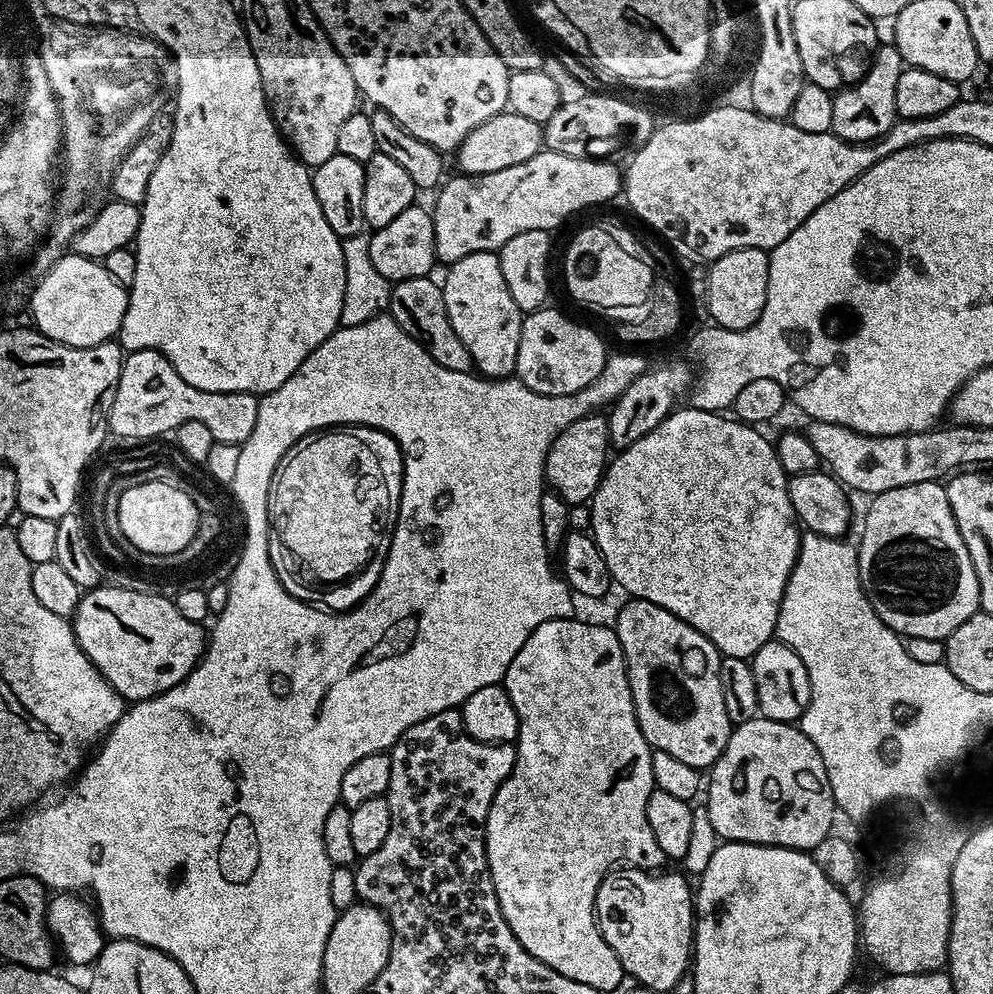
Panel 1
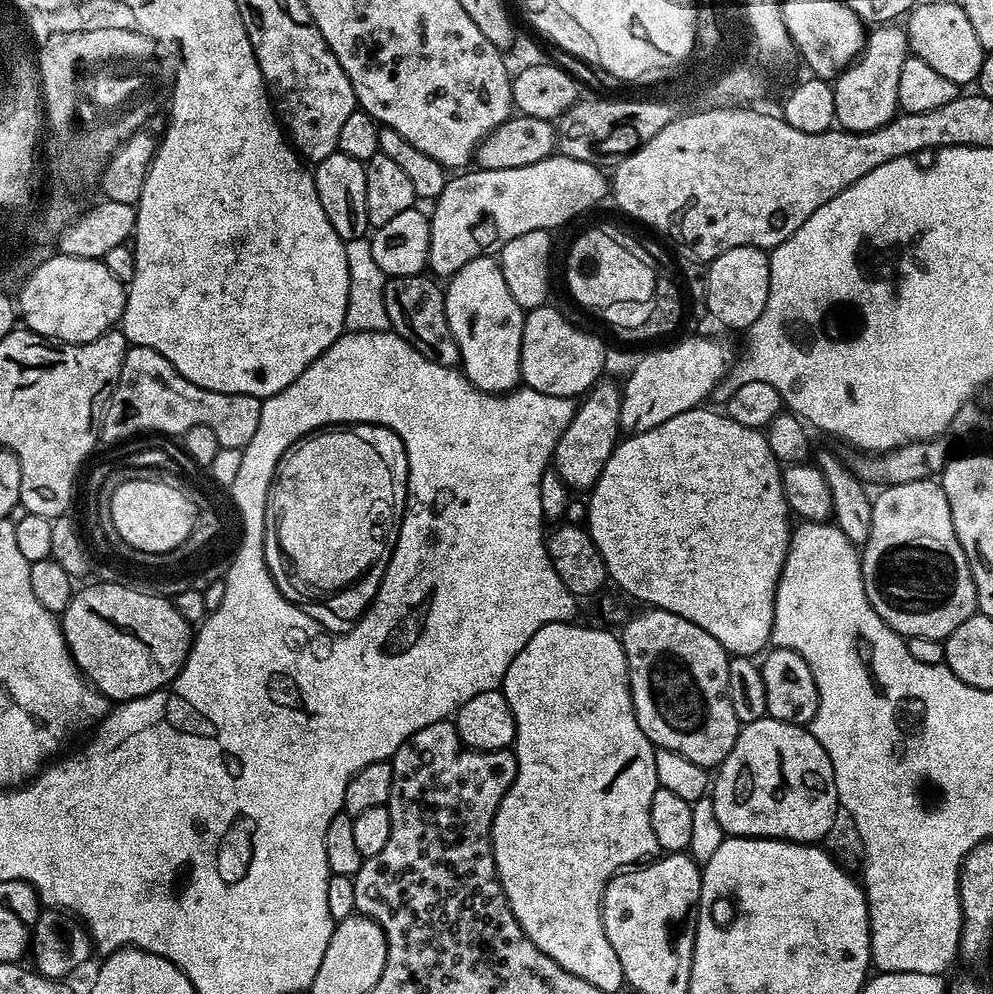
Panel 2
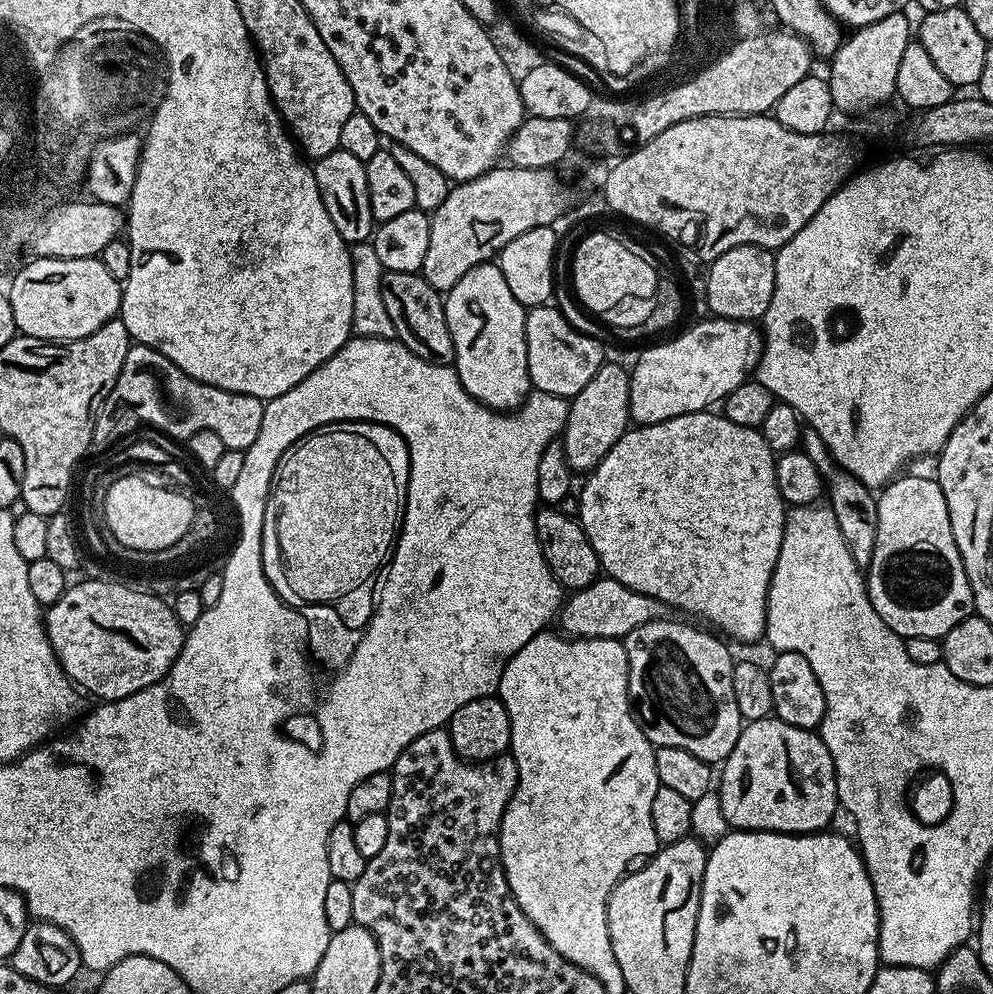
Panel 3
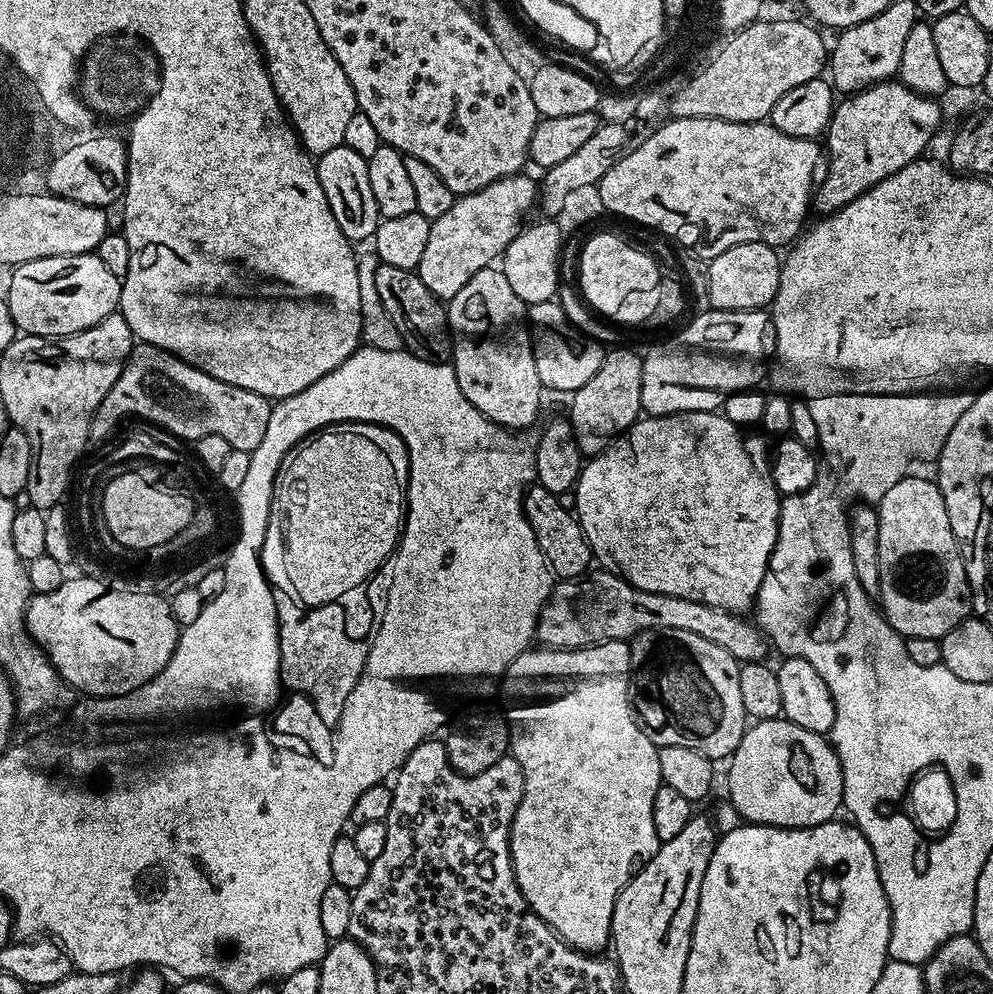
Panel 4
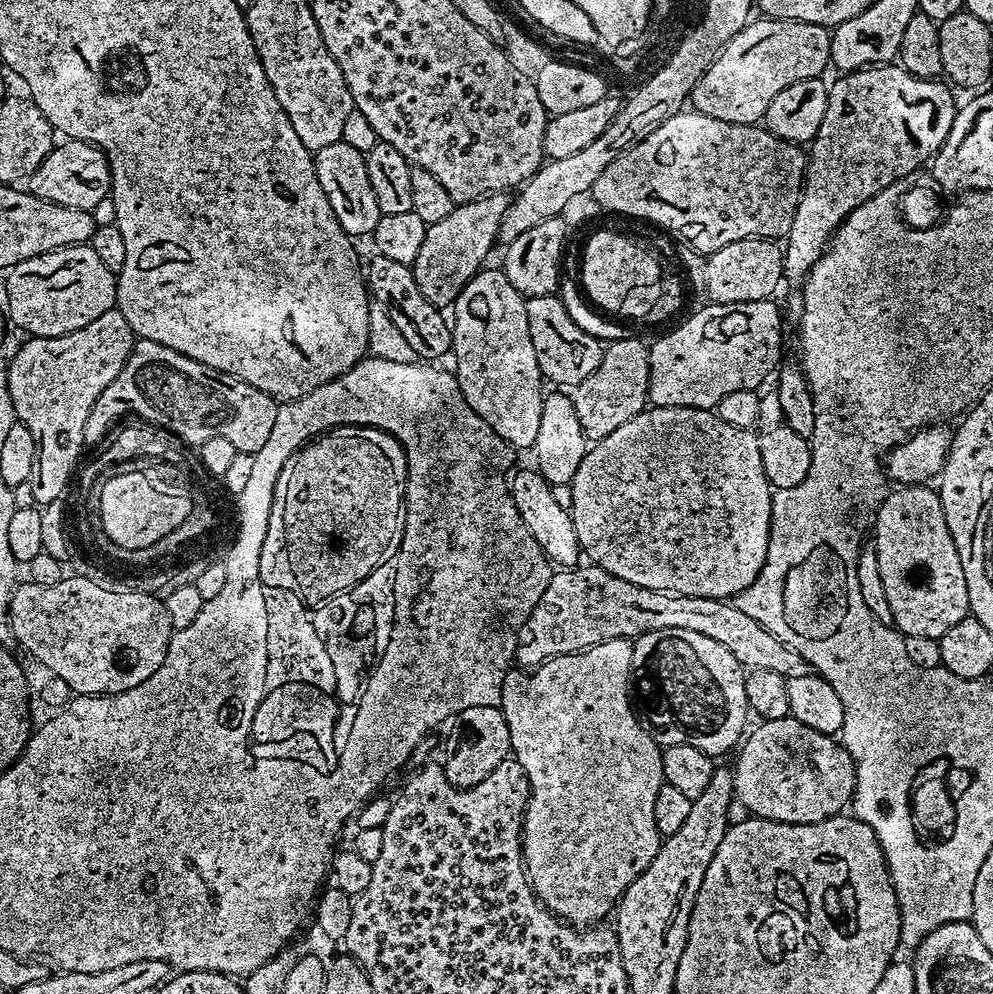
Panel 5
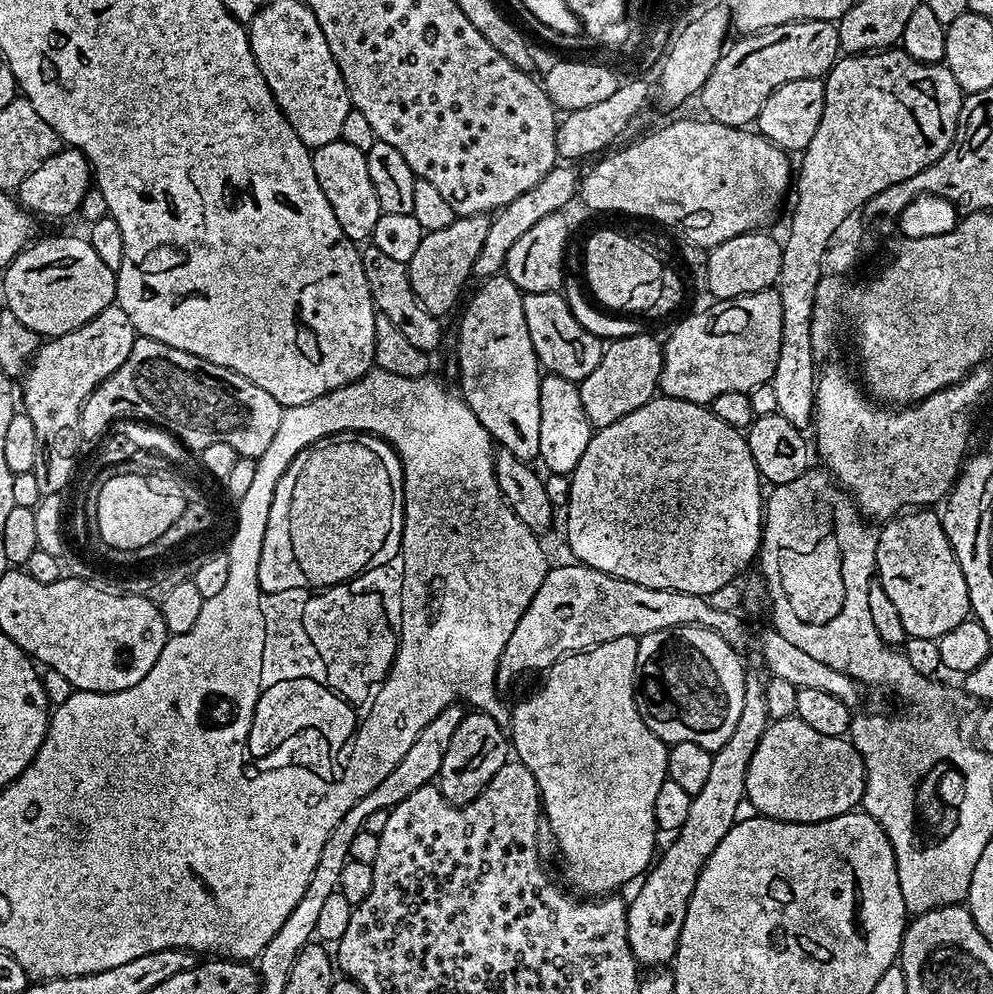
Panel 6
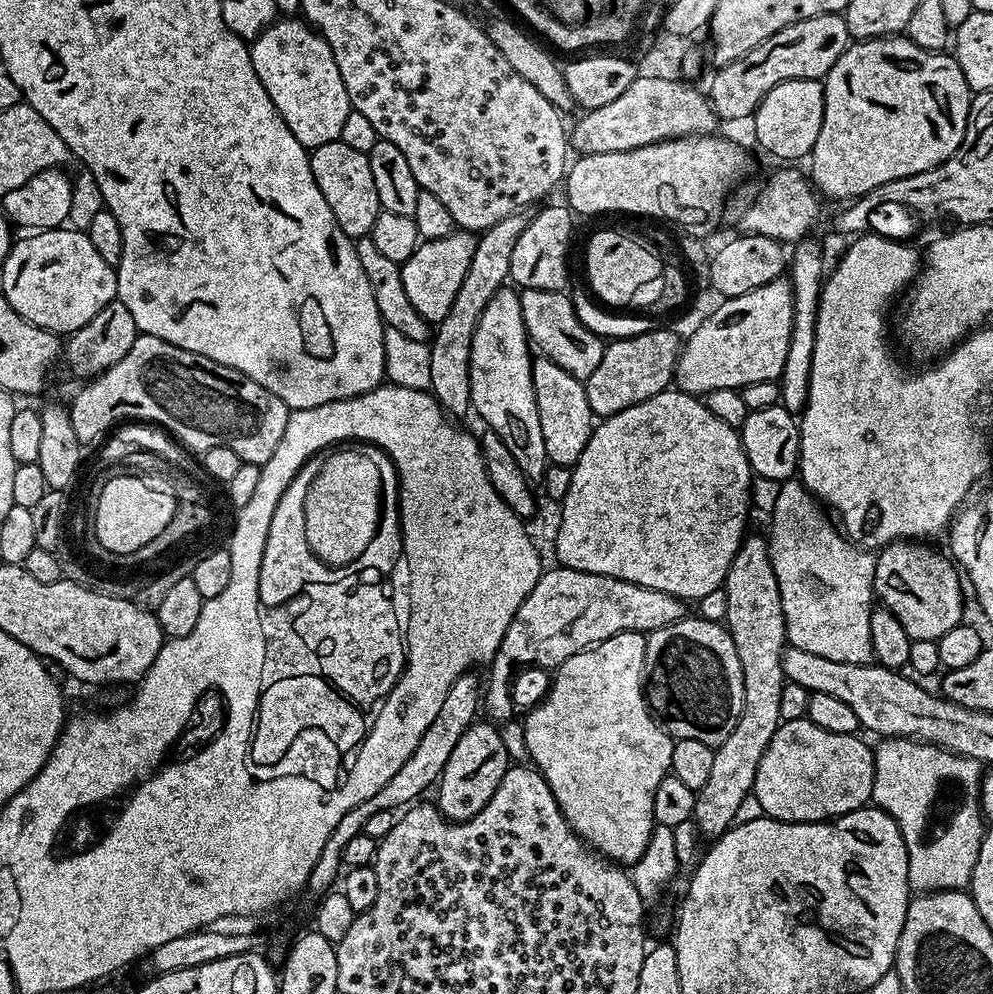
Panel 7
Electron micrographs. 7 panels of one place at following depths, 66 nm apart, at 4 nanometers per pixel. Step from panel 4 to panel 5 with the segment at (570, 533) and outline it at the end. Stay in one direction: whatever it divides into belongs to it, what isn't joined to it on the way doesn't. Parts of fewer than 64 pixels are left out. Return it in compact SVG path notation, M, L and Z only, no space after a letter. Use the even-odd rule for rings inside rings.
M535 467L520 468L516 473L511 473L506 487L512 495L512 504L518 509L520 520L526 522L526 530L538 542L538 546L544 551L544 556L549 564L560 570L575 568L581 563L582 553L578 534L574 530L572 513L561 510L558 501L554 498L552 485L542 478L542 474Z

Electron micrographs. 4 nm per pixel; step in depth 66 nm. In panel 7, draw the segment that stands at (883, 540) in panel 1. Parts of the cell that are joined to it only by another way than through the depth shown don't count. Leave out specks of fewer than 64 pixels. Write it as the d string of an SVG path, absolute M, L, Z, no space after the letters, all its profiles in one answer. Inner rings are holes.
M898 540L879 549L874 570L874 592L879 603L892 611L894 618L906 626L906 634L914 640L939 640L946 630L961 623L964 616L964 592L960 589L962 576L957 565L947 555L927 548L927 543L912 540Z

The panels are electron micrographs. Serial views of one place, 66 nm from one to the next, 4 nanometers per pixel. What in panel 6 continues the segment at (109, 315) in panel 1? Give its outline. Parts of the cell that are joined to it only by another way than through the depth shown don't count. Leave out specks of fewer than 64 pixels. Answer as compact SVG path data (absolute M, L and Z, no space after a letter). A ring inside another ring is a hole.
M83 235L80 236L52 236L49 240L37 239L29 243L27 248L13 258L11 264L3 269L2 287L5 290L7 311L22 322L31 332L40 338L61 336L102 314L102 310L109 308L116 298L116 274L98 258L94 246Z

